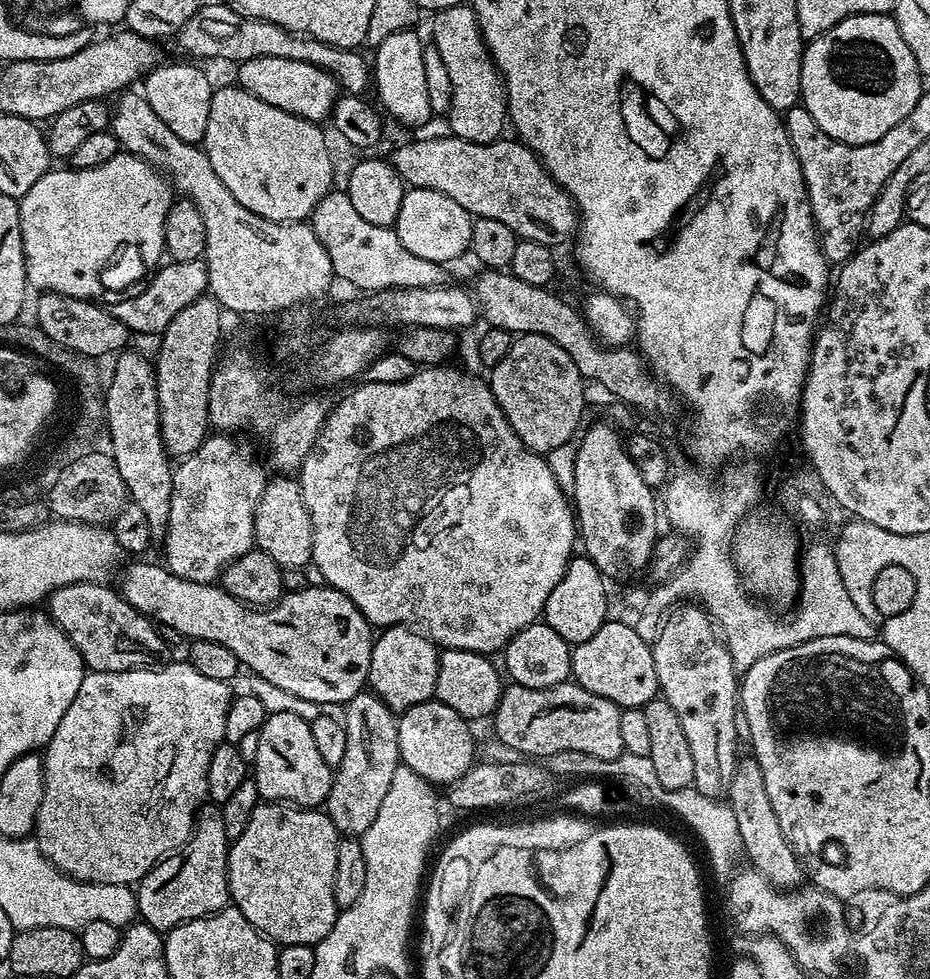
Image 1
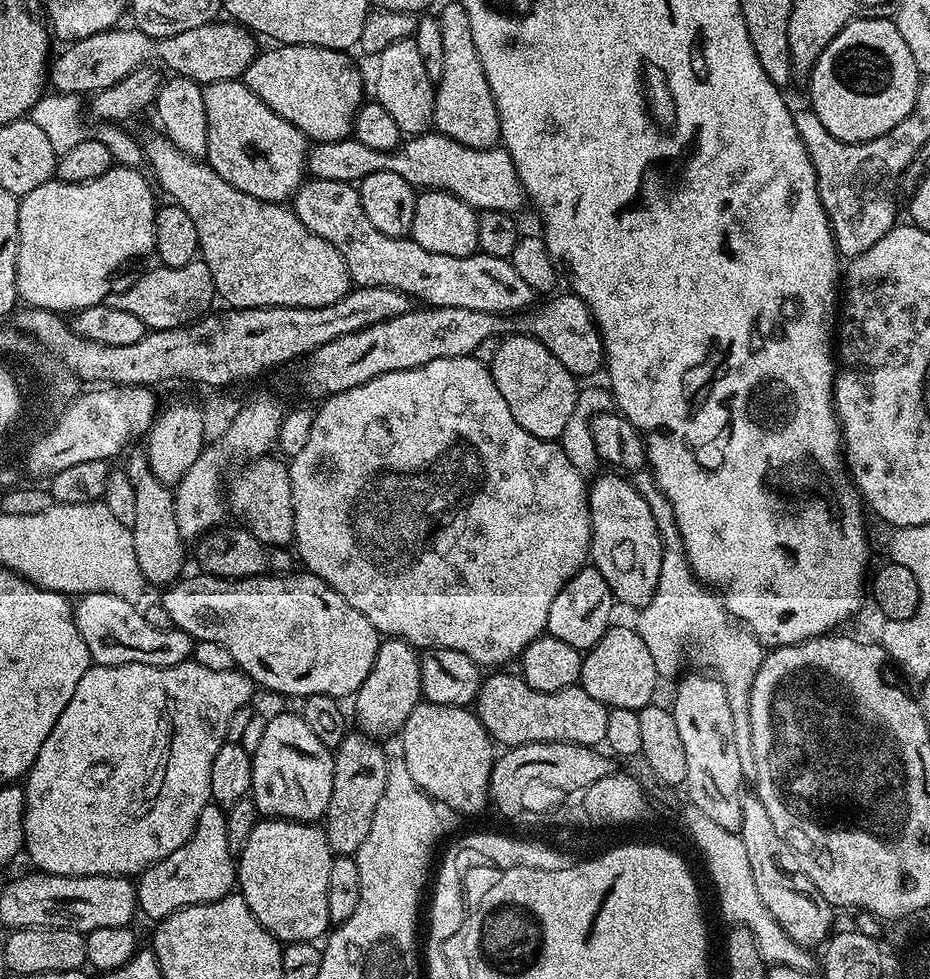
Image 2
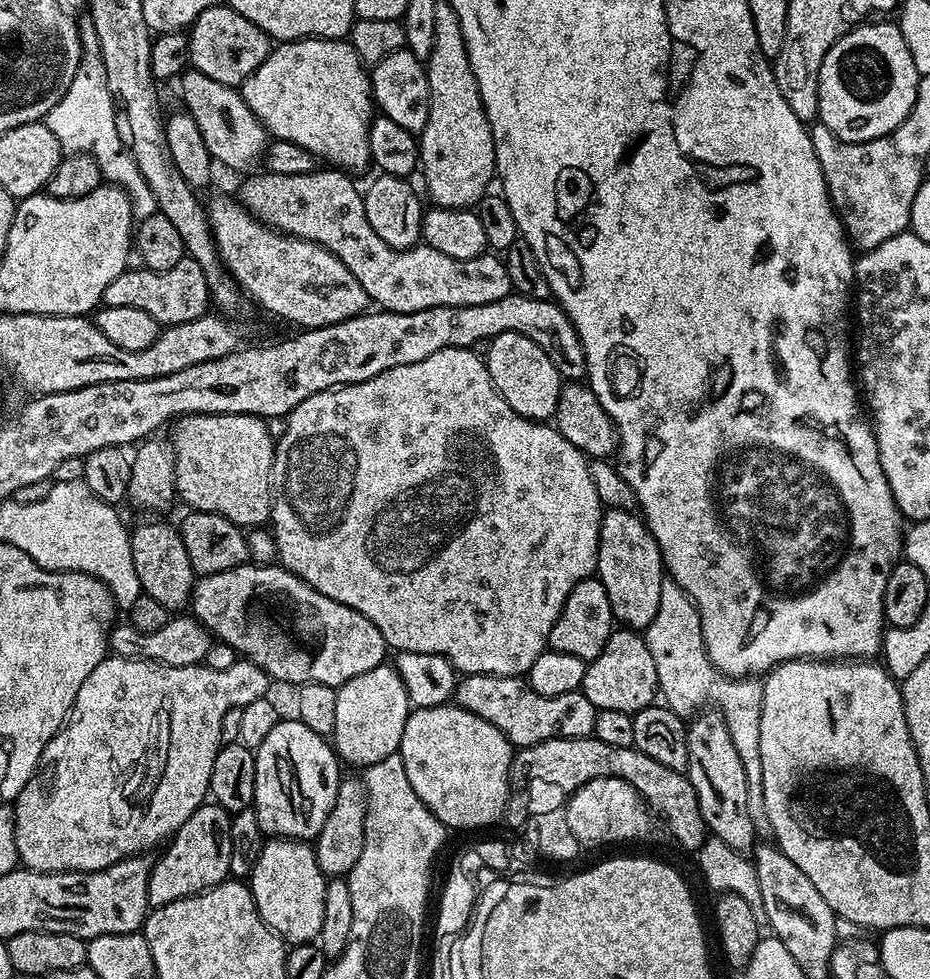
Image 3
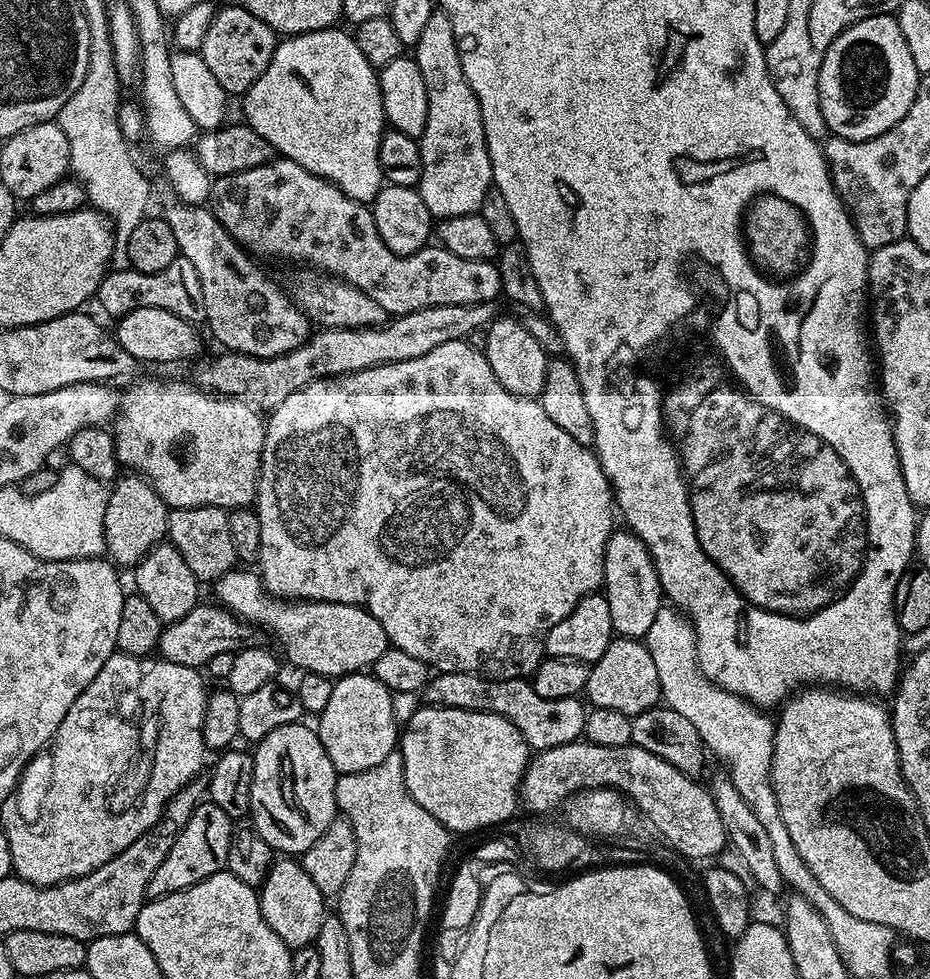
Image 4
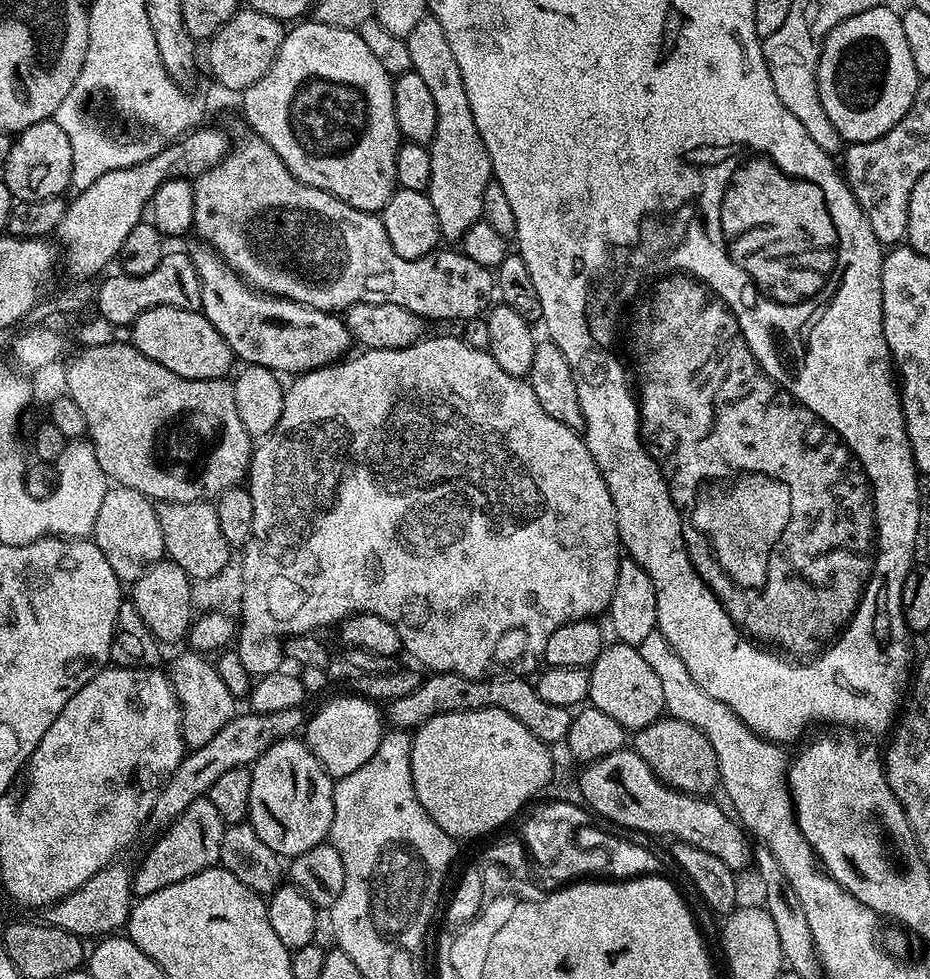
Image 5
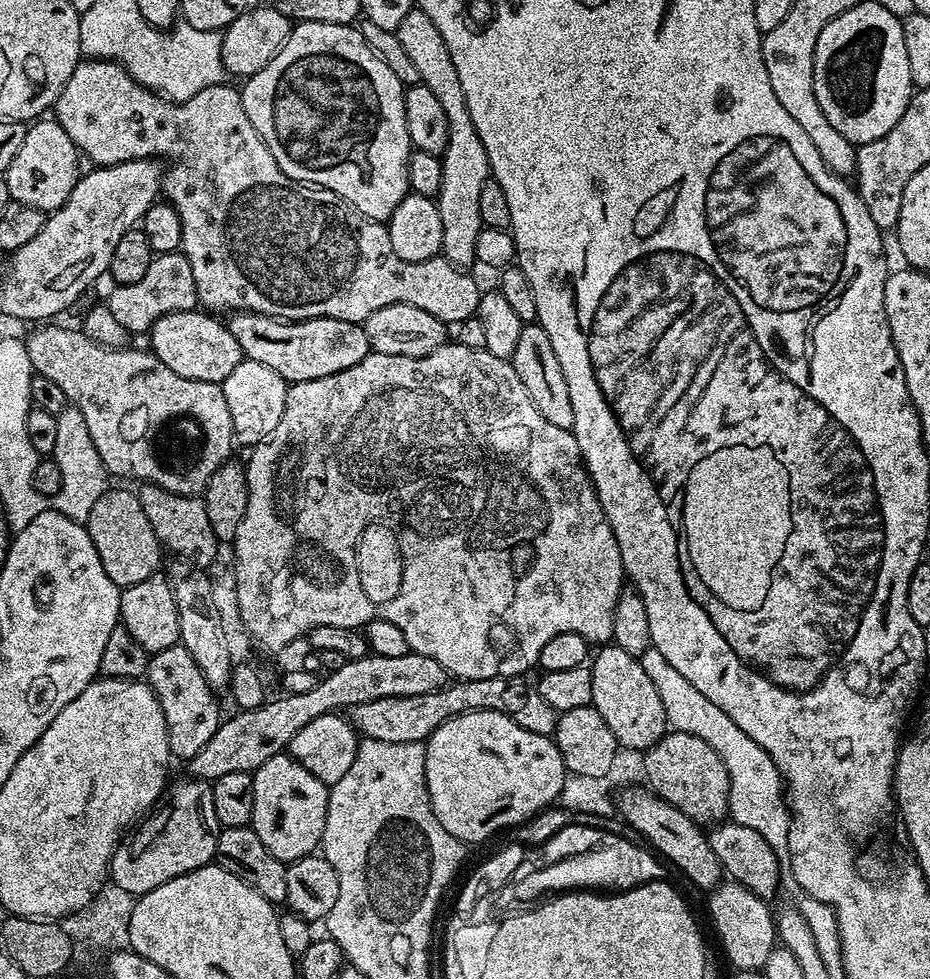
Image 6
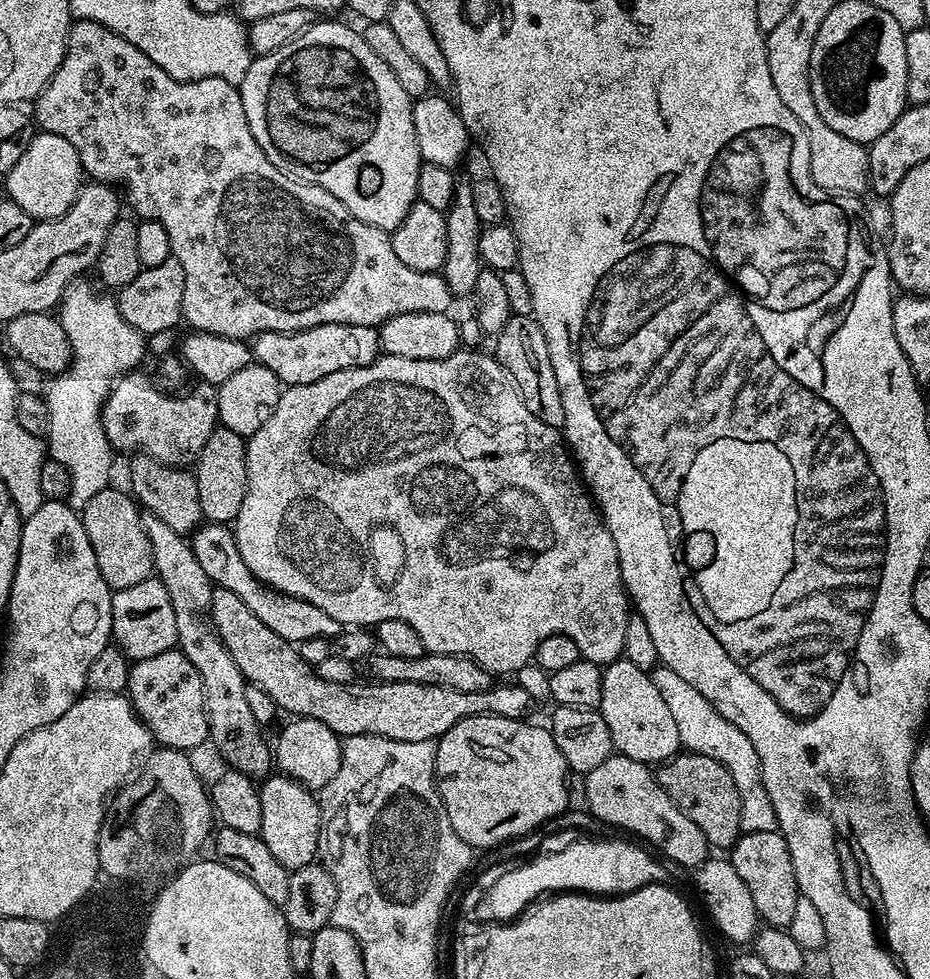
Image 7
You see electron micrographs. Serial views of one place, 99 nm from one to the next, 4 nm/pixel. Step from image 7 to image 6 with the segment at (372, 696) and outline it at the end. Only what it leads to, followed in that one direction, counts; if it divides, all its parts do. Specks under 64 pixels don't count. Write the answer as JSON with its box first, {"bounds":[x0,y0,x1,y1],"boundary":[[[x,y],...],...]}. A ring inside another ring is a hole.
{"bounds":[350,676,558,742],"boundary":[[[495,676],[494,678],[482,678],[481,680],[465,680],[459,682],[449,682],[445,688],[438,690],[434,694],[414,694],[410,698],[377,698],[375,702],[362,702],[361,704],[353,704],[350,709],[350,719],[353,728],[365,740],[377,740],[378,742],[424,742],[431,736],[434,730],[438,730],[438,726],[442,726],[442,722],[446,722],[455,716],[461,716],[464,712],[497,712],[498,714],[506,714],[514,722],[518,722],[518,726],[522,726],[522,730],[534,730],[534,734],[542,734],[543,736],[552,736],[556,729],[556,720],[558,713],[554,710],[554,706],[549,706],[542,699],[542,694],[538,694],[538,690],[531,683],[527,684],[527,679],[518,676]]]}

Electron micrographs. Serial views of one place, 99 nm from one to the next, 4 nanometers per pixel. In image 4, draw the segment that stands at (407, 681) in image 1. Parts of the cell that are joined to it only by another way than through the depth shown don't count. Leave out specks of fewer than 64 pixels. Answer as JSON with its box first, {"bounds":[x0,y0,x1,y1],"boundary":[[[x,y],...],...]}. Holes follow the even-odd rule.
{"bounds":[315,671,398,773],"boundary":[[[367,671],[351,672],[333,683],[326,710],[318,713],[320,724],[317,723],[315,729],[326,750],[326,758],[330,758],[337,773],[370,770],[370,766],[378,766],[382,758],[397,751],[398,724],[396,728],[396,708],[392,700],[394,693]]]}

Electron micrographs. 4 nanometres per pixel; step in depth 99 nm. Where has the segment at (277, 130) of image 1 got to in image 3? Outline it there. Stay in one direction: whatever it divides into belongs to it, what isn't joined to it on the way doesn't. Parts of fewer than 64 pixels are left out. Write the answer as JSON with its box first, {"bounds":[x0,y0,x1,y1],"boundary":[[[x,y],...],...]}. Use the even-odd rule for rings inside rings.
{"bounds":[179,70,270,174],"boundary":[[[188,70],[179,77],[180,96],[184,99],[183,107],[192,115],[194,122],[198,122],[198,130],[202,130],[202,142],[206,142],[206,150],[210,150],[213,161],[217,165],[225,164],[236,172],[248,174],[253,171],[255,164],[263,161],[265,151],[270,143],[270,134],[264,129],[264,124],[246,106],[246,102],[240,96],[239,91],[231,84],[214,82],[214,78],[206,78],[206,74],[195,70]]]}

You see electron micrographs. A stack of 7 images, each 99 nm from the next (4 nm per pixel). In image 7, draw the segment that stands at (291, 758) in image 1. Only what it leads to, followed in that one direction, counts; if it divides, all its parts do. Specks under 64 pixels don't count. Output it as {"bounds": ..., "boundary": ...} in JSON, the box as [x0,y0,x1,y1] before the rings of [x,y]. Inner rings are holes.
{"bounds":[258,774,320,870],"boundary":[[[272,774],[259,785],[262,802],[262,826],[258,835],[282,866],[289,870],[313,863],[318,856],[320,802],[309,789],[286,775]]]}

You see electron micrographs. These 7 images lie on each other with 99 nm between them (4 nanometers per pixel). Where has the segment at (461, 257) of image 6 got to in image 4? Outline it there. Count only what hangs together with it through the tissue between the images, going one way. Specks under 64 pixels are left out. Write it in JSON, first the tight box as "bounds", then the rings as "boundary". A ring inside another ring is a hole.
{"bounds":[414,10,493,221],"boundary":[[[433,10],[430,14],[422,30],[422,38],[418,38],[414,45],[414,59],[426,82],[428,103],[426,130],[418,137],[422,154],[422,178],[418,191],[422,202],[426,202],[426,210],[430,210],[437,221],[458,218],[462,214],[477,214],[482,206],[482,198],[486,198],[489,188],[493,187],[490,154],[482,126],[482,110],[478,106],[478,98],[474,98],[474,90],[470,90],[470,82],[466,82],[466,74],[462,74],[462,58],[454,38],[454,26],[450,26],[450,18],[445,12]]]}

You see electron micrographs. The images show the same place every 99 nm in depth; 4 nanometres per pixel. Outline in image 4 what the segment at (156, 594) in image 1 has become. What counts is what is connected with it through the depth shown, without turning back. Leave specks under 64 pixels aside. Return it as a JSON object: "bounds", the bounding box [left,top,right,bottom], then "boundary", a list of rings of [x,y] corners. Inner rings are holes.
{"bounds":[215,570,390,678],"boundary":[[[233,570],[228,572],[220,580],[215,581],[215,599],[229,612],[239,616],[240,619],[258,628],[263,628],[269,637],[272,636],[284,647],[284,656],[296,668],[304,668],[305,673],[313,672],[329,678],[349,676],[351,672],[363,672],[371,669],[378,658],[390,646],[390,638],[386,630],[366,610],[362,610],[359,604],[335,604],[334,602],[322,602],[311,598],[277,598],[269,589],[265,588],[263,579],[256,576],[252,570]]]}

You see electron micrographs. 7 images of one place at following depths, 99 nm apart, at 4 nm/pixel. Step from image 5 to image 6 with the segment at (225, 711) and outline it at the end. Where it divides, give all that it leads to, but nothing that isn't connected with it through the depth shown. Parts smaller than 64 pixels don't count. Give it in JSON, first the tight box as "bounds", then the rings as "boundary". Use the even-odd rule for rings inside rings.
{"bounds":[146,643,222,762],"boundary":[[[181,643],[170,646],[161,652],[151,653],[146,680],[151,684],[152,693],[158,698],[161,713],[168,723],[169,753],[175,759],[177,756],[184,762],[191,761],[192,756],[198,754],[198,750],[202,750],[202,746],[206,746],[206,742],[210,742],[210,738],[214,738],[214,730],[218,730],[220,725],[222,713],[220,713],[220,704],[216,701],[219,700],[217,693],[212,691],[206,678],[202,678],[202,670],[198,670],[198,662],[194,662],[194,658],[190,658],[190,654]]]}

